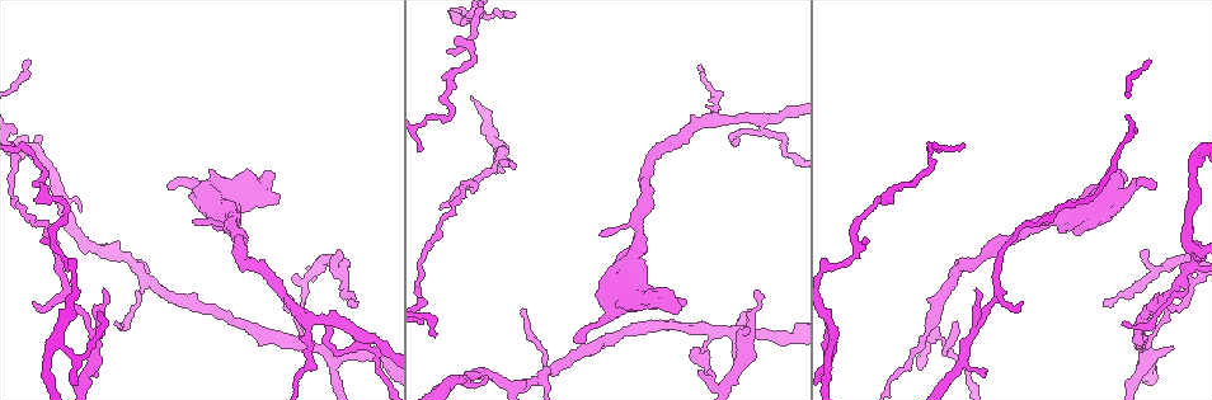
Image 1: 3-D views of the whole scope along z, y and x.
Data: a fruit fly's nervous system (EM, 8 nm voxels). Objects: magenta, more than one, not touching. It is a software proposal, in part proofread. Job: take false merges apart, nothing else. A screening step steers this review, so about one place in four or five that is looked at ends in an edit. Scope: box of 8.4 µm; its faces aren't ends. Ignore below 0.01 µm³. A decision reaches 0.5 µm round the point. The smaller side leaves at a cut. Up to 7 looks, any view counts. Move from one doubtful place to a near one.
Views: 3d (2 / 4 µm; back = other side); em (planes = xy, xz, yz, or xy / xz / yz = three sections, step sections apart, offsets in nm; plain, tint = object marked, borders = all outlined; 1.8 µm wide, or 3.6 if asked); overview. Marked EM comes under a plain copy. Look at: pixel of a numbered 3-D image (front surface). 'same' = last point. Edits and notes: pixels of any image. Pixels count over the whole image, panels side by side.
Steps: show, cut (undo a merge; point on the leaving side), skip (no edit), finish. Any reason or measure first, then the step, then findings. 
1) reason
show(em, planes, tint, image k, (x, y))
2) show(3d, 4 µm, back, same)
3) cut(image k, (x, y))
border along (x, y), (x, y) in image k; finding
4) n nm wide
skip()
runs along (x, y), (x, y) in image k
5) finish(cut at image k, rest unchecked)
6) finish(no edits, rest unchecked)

show(em, planes, tint, image 1, (603, 320))

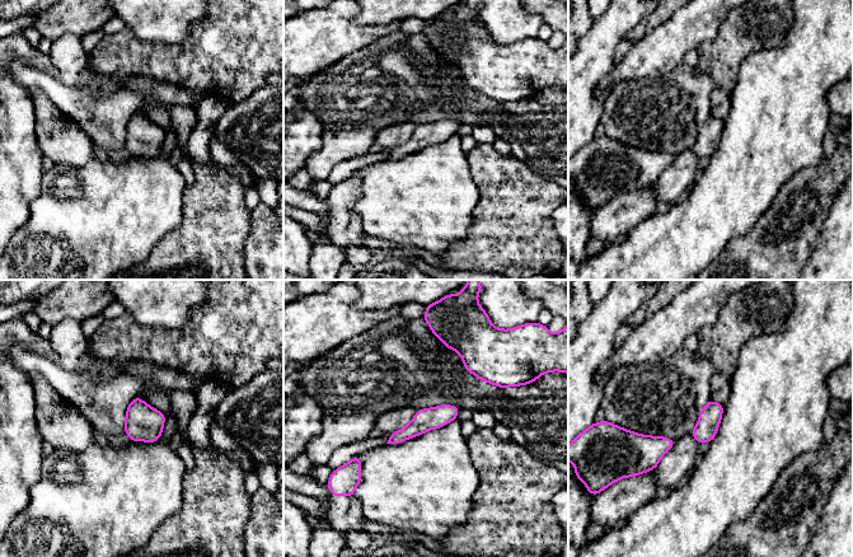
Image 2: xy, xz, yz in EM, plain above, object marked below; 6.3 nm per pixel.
skip()
runs along (455, 410), (427, 419), (392, 440) in image 2; continuous, no second cell

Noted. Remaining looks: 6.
branch point
show(em, xz, step 16, tint, image 1, (553, 368))

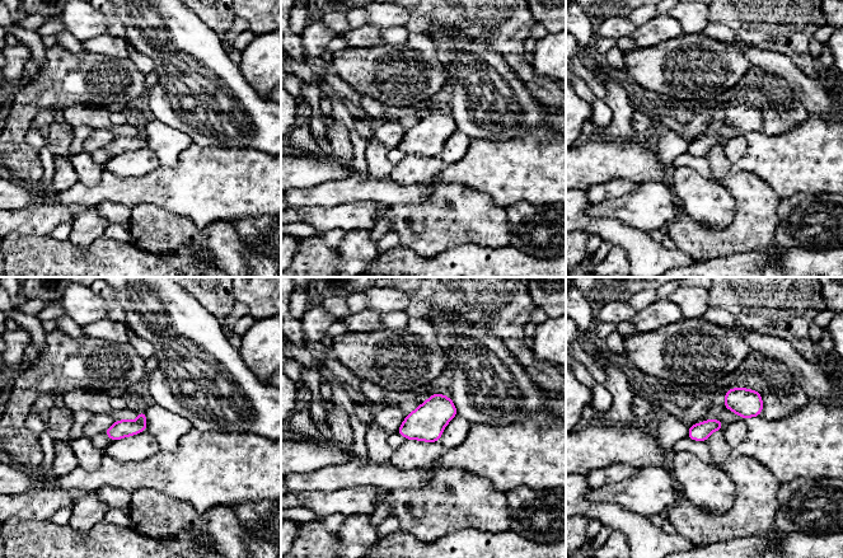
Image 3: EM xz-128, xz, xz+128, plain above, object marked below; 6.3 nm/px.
show(em, xy, step 8, tint, same)

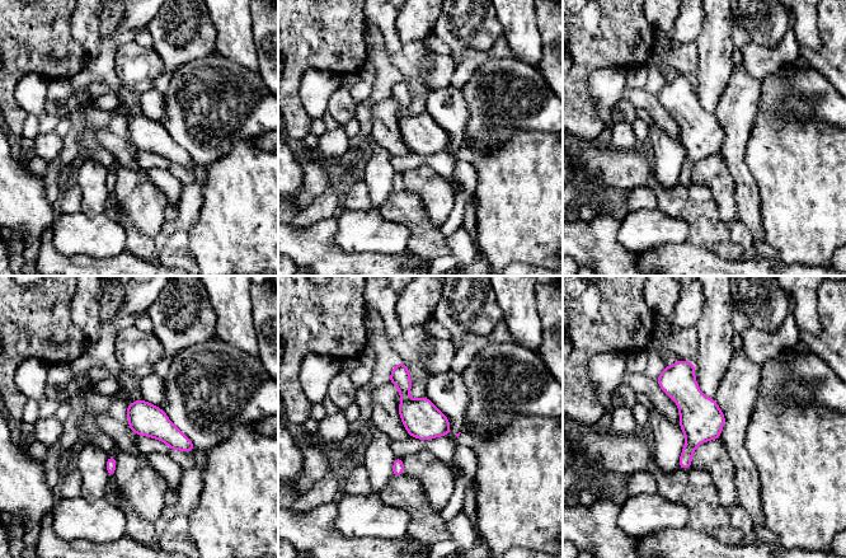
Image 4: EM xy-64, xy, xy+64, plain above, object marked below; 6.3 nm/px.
skip()
one cell here

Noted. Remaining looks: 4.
show(3d, 2 µm, image 1, (858, 247))

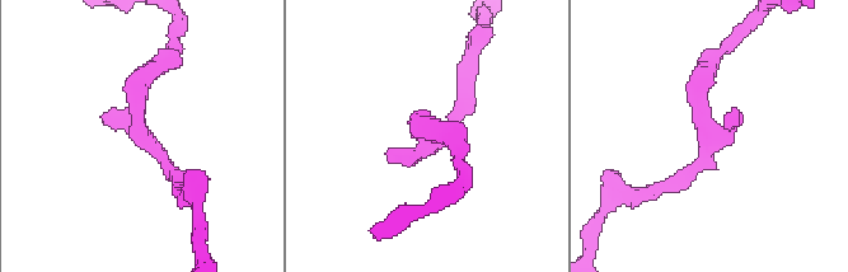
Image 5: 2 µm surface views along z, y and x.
now the EM
show(em, planes, tint, image 5, (147, 138))

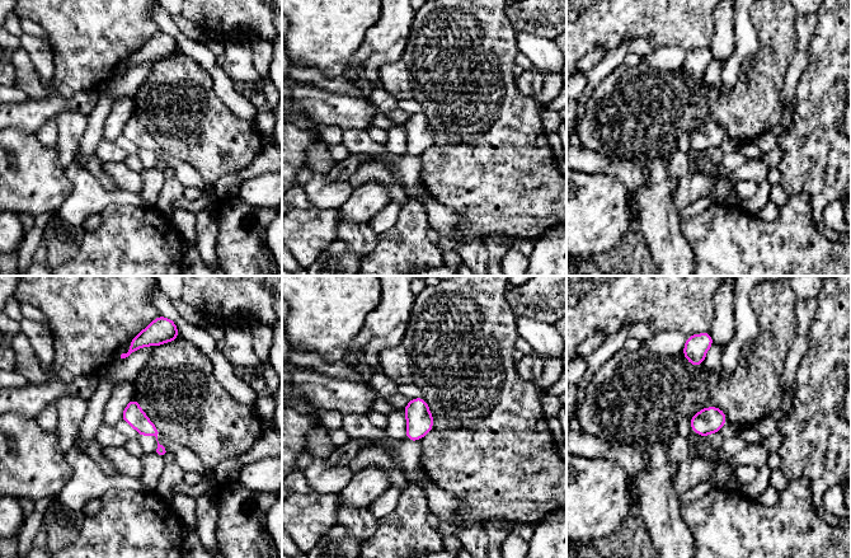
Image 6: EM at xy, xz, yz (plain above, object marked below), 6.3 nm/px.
skip()
runs along (134, 403), (161, 450) in image 6; continuous, no second cell

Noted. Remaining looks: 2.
finish(no edits, rest unchecked)

